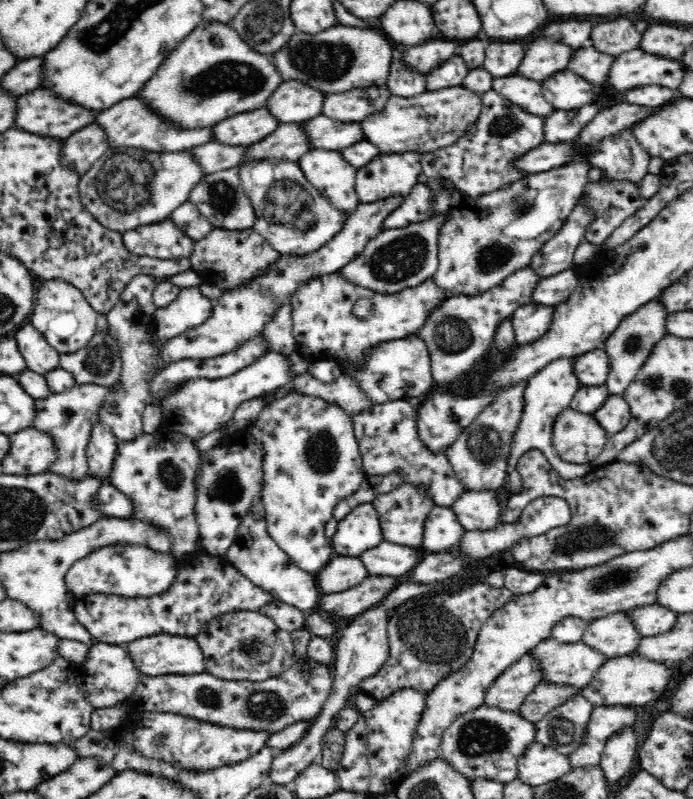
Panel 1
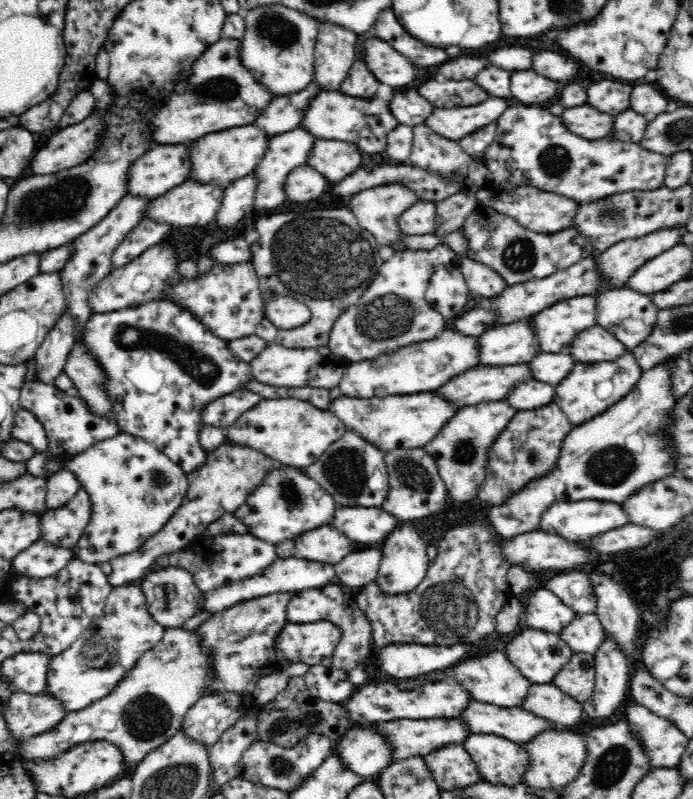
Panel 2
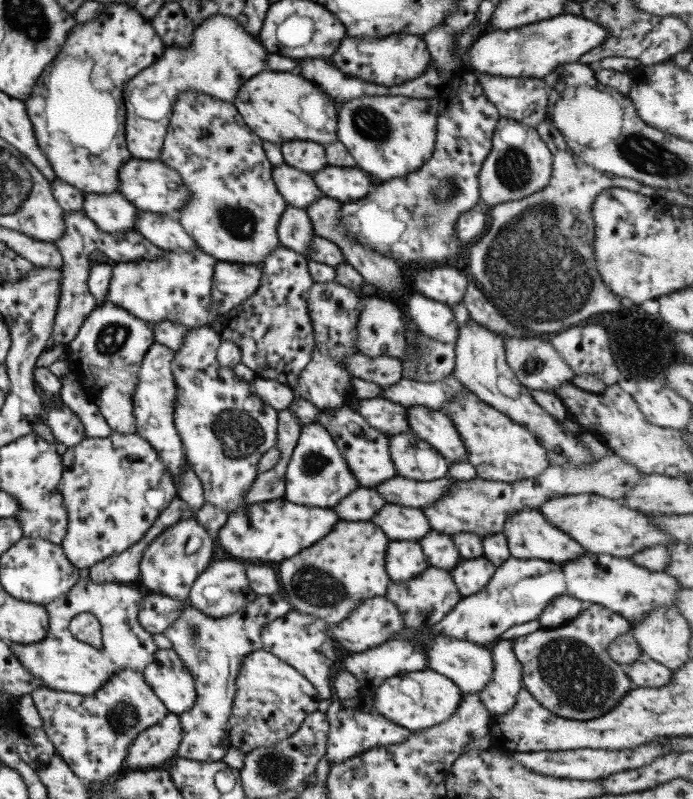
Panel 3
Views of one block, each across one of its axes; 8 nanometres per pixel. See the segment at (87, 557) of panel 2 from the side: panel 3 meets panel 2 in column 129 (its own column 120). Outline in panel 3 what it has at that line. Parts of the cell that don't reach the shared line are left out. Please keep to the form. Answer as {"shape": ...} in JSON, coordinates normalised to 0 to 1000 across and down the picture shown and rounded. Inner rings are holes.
{"shape":[[[162,539],[149,548],[123,547],[111,557],[95,561],[88,569],[88,582],[91,588],[84,613],[97,641],[97,661],[87,683],[97,701],[113,713],[128,711],[137,703],[177,691],[195,681],[254,621],[247,593],[241,591],[218,556],[212,556],[212,551],[206,551],[201,543]]]}

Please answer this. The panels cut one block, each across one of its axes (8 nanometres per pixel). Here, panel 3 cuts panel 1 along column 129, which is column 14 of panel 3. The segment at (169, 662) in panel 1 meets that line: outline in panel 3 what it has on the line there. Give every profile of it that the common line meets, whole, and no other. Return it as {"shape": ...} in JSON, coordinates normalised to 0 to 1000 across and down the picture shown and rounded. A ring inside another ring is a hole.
{"shape":[[[131,723],[111,725],[108,731],[63,760],[69,768],[65,798],[51,806],[13,805],[25,827],[51,847],[59,860],[117,871],[140,866],[163,844],[177,839],[205,841],[228,812],[218,792],[206,788],[198,776],[203,741],[172,730],[137,731]],[[114,766],[130,766],[144,781],[149,810],[117,806],[102,796],[101,777]]]}

